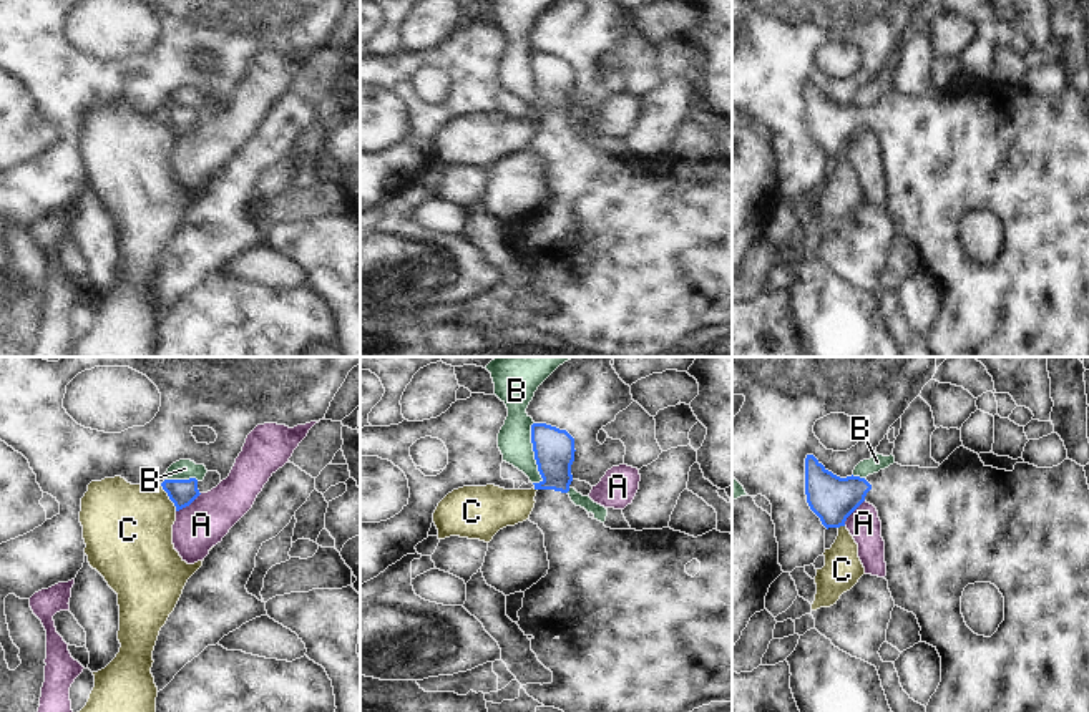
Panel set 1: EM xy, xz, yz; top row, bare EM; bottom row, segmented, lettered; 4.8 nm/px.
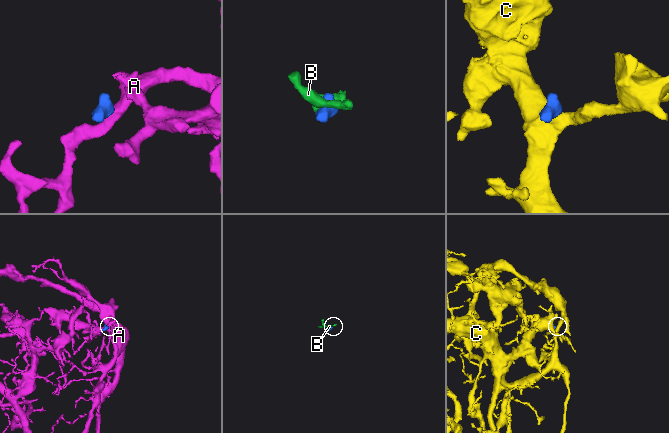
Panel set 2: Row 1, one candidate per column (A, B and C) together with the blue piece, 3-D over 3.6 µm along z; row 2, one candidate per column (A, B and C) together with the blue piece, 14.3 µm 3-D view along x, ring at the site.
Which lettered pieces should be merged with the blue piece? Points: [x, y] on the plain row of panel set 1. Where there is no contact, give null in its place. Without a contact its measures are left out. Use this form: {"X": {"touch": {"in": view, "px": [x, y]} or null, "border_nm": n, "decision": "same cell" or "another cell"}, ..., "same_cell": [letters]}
{"A": {"touch": {"in": "xy", "px": [188, 133]}, "border_nm": 160, "decision": "another cell"}, "B": {"touch": {"in": "xz", "px": [535, 82]}, "border_nm": 300, "decision": "another cell"}, "C": {"touch": {"in": "xy", "px": [168, 123]}, "border_nm": 160, "decision": "another cell"}, "same_cell": []}

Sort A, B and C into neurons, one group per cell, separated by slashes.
A / B / C

